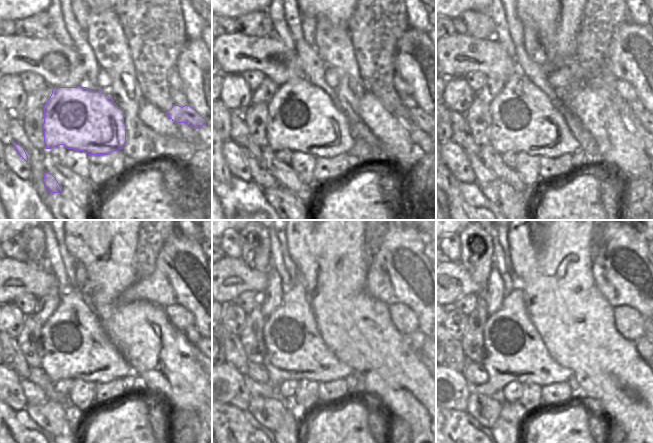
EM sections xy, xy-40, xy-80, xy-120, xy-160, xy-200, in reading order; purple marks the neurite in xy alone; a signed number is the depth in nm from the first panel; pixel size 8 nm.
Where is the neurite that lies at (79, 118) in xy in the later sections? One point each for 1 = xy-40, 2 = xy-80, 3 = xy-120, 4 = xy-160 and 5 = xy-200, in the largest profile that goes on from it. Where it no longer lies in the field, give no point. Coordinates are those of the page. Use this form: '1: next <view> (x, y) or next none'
1: next xy-40 (301, 117)
2: next xy-80 (524, 120)
3: next xy-120 (75, 345)
4: next xy-160 (295, 349)
5: next xy-200 (513, 349)

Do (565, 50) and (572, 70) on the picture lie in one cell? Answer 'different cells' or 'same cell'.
different cells

